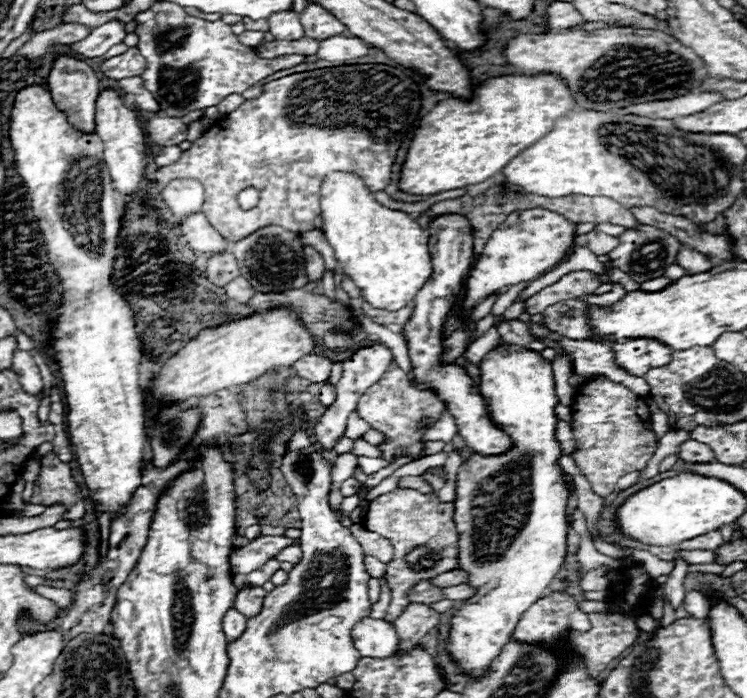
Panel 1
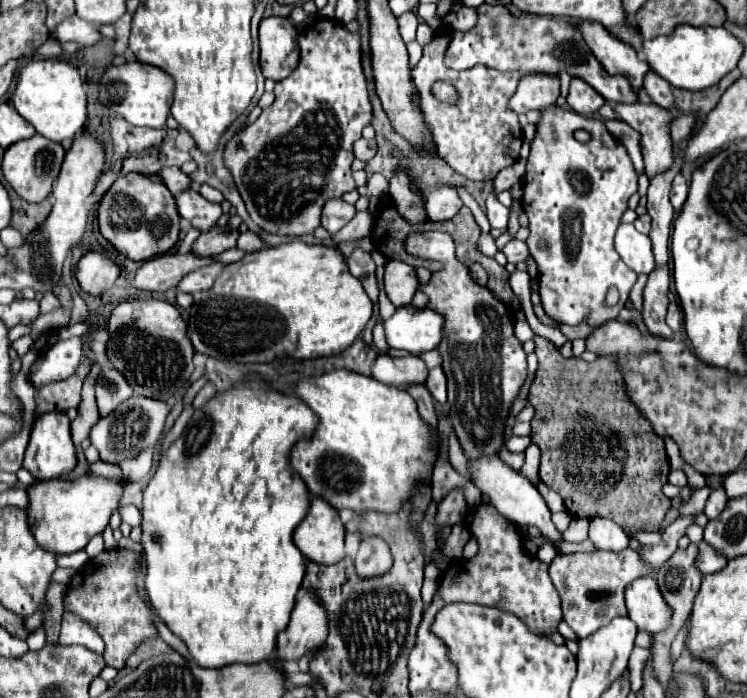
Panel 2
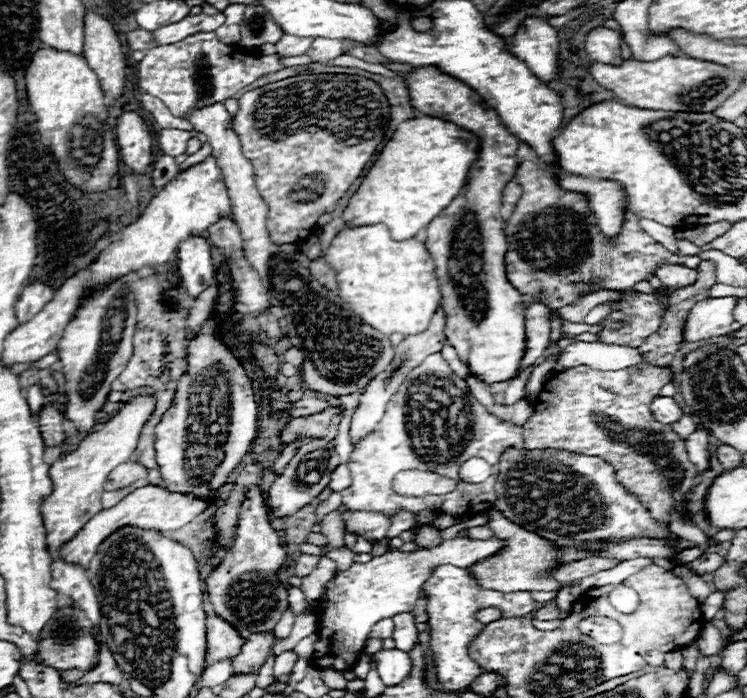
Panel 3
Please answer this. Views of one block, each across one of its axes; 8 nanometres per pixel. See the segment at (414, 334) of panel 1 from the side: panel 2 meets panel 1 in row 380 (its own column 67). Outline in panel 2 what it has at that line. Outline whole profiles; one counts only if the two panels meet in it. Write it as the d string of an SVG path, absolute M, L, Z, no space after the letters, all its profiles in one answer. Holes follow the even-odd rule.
M48 412L48 414L42 414L38 416L38 420L34 422L34 428L32 428L32 434L30 434L30 444L28 448L32 446L32 442L36 442L36 464L38 464L38 480L52 480L52 478L60 478L64 474L70 474L76 466L76 448L72 444L72 438L70 438L70 422L68 422L68 416L64 412Z

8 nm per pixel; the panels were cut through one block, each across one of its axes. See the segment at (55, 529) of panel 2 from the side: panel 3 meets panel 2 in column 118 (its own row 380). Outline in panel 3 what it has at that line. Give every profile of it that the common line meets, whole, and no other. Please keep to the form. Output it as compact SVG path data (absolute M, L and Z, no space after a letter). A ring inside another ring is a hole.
M416 68L408 74L406 84L416 112L452 122L480 140L478 158L470 166L466 184L458 196L426 226L424 244L434 258L436 276L440 280L448 344L456 348L460 360L464 360L472 374L482 382L492 384L510 380L516 374L518 362L526 350L526 306L520 300L520 292L506 278L504 256L508 252L508 242L500 208L502 190L518 170L516 150L520 140L506 132L498 114L482 104L478 92L470 92L466 84L458 84L458 80L442 76L436 68Z

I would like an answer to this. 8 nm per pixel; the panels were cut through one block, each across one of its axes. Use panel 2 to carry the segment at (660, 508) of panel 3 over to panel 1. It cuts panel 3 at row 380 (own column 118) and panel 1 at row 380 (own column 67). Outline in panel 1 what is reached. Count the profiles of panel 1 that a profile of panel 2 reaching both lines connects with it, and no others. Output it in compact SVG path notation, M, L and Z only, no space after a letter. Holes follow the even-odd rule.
M594 378L578 388L570 408L574 418L572 430L578 442L578 450L572 458L592 484L592 490L598 496L608 498L620 476L634 470L644 470L656 452L658 442L652 430L648 406L642 396L630 392L626 386L614 384L608 378Z

